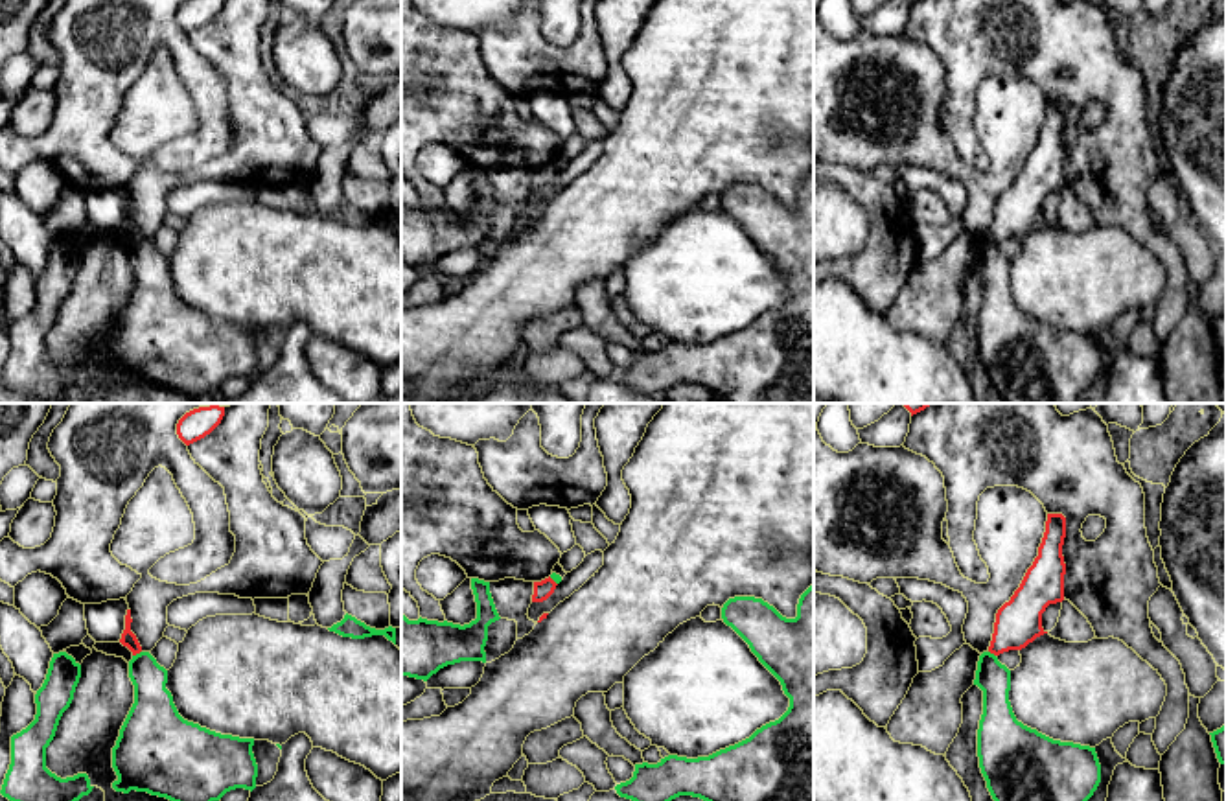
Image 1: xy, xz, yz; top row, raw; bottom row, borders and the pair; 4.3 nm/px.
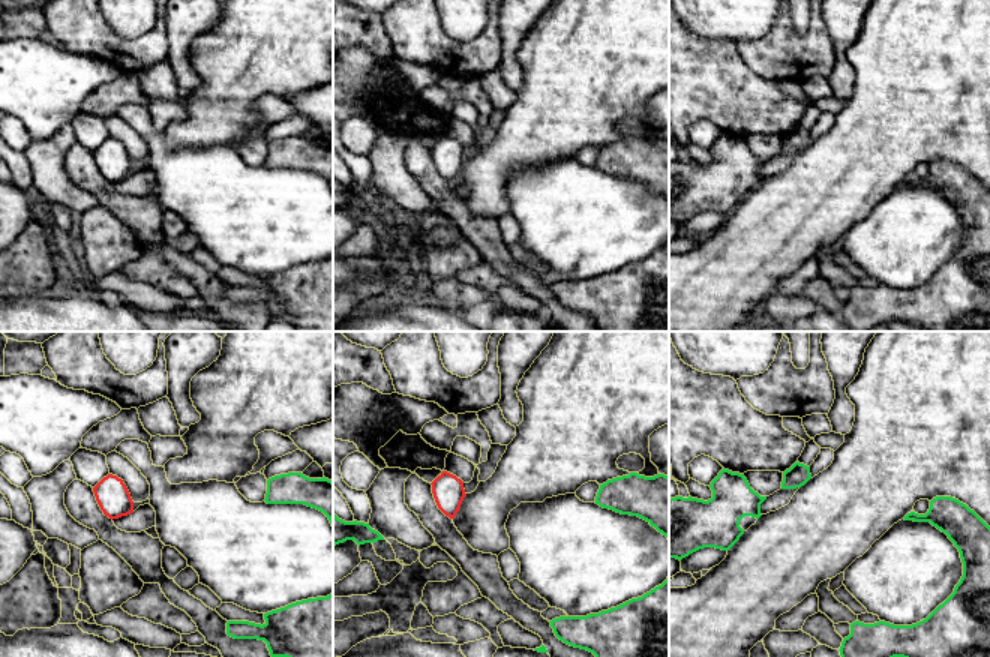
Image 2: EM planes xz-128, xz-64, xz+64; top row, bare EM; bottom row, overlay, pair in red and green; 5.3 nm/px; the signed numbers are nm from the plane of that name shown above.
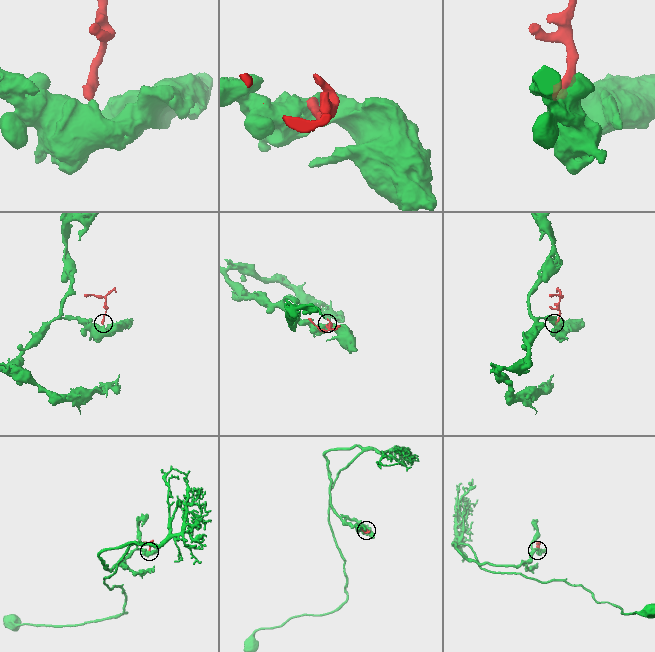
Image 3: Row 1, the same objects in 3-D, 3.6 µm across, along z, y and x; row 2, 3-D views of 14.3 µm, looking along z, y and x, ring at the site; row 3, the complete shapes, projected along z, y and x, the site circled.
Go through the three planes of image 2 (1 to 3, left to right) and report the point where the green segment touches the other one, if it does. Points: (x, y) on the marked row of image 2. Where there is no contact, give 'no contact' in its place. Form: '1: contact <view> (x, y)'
1: no contact
2: no contact
3: no contact

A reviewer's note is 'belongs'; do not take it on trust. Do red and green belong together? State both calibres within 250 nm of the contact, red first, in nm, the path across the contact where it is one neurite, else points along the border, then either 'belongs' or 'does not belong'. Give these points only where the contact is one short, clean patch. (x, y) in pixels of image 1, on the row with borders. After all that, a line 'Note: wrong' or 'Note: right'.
70 nm thick on the red side, 180 nm on the other; border along xy (140, 650), (133, 656); does not belong
Note: wrong

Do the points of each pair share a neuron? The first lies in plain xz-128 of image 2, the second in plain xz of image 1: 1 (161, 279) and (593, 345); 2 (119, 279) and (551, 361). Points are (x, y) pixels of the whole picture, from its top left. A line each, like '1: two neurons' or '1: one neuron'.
1: one neuron
2: one neuron

